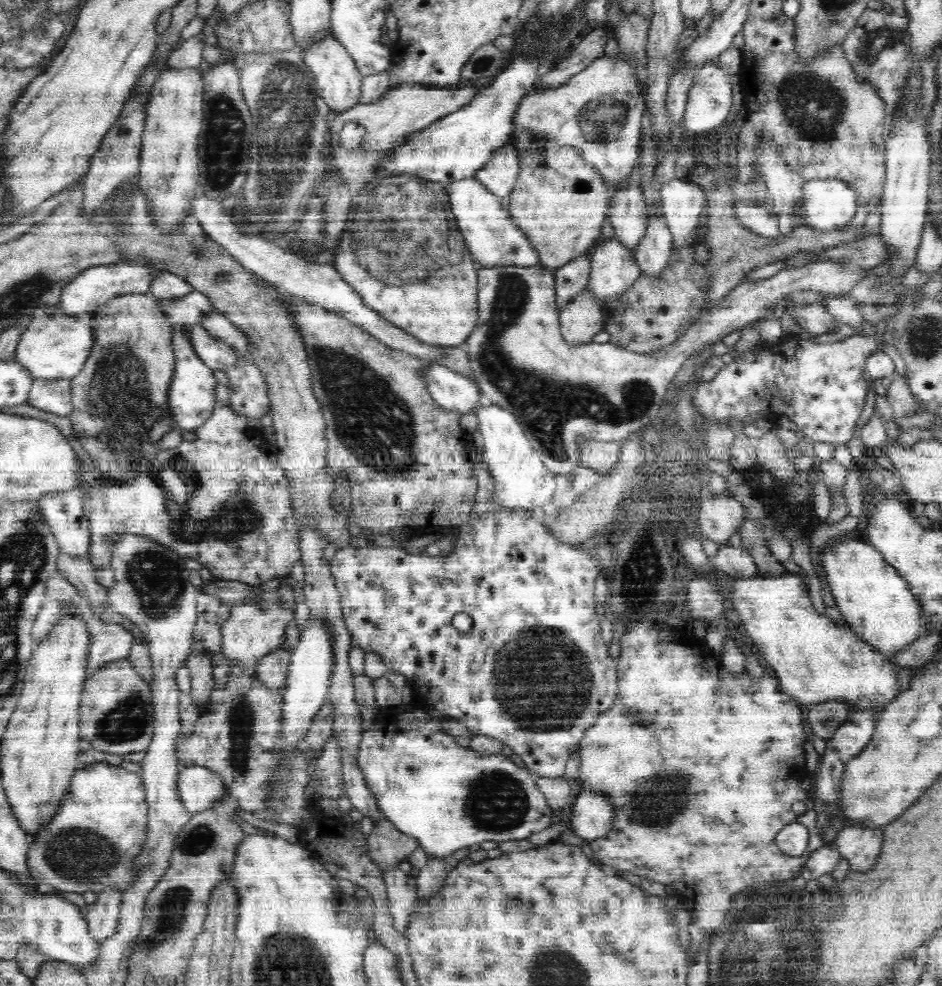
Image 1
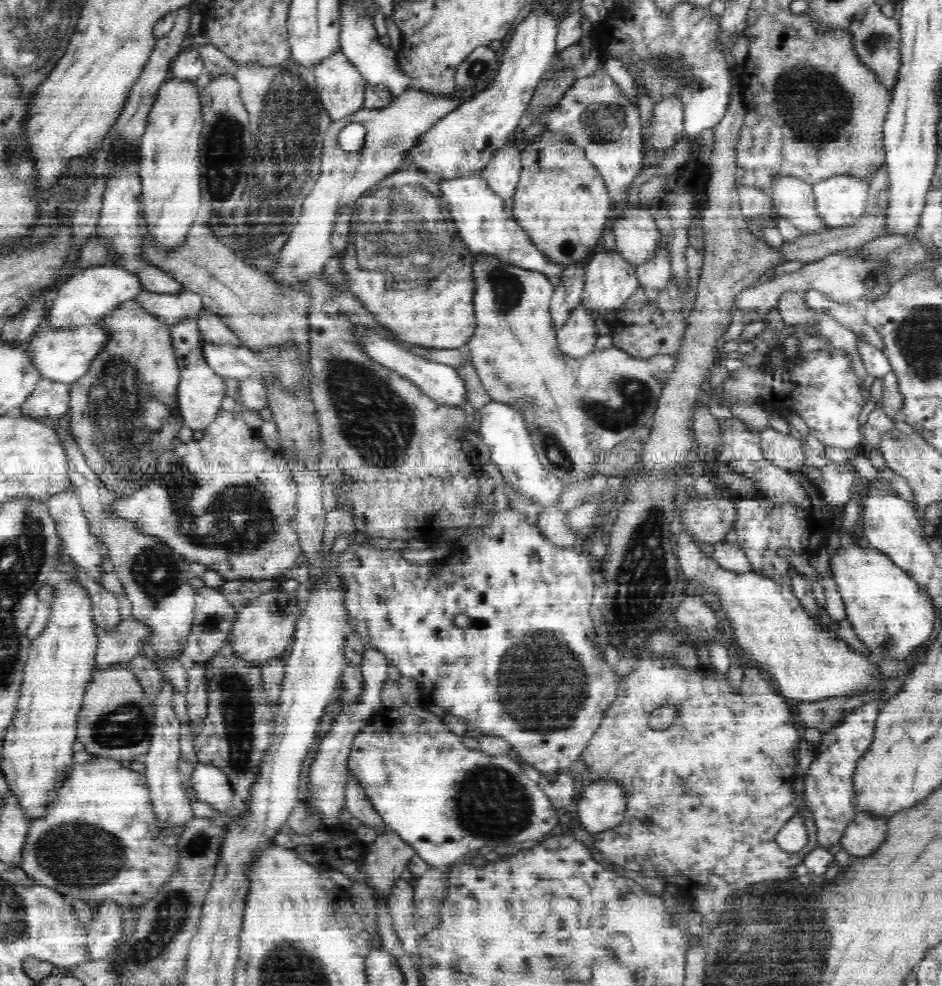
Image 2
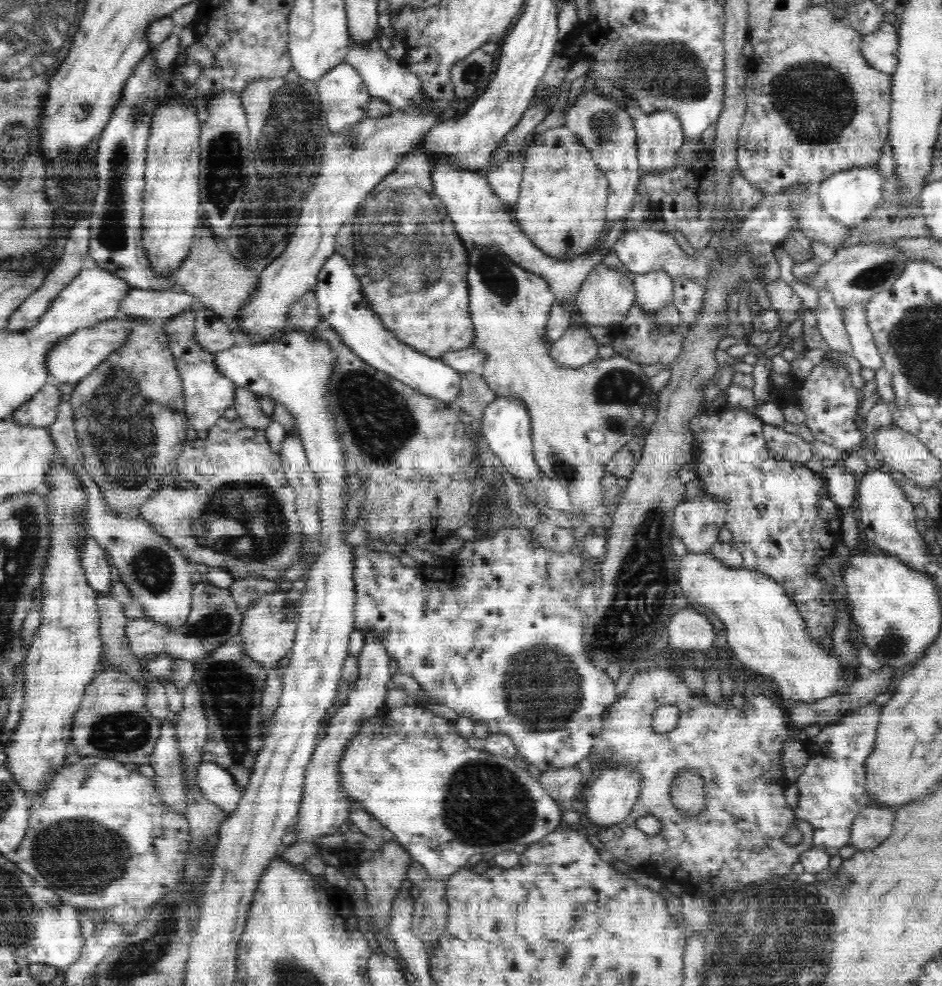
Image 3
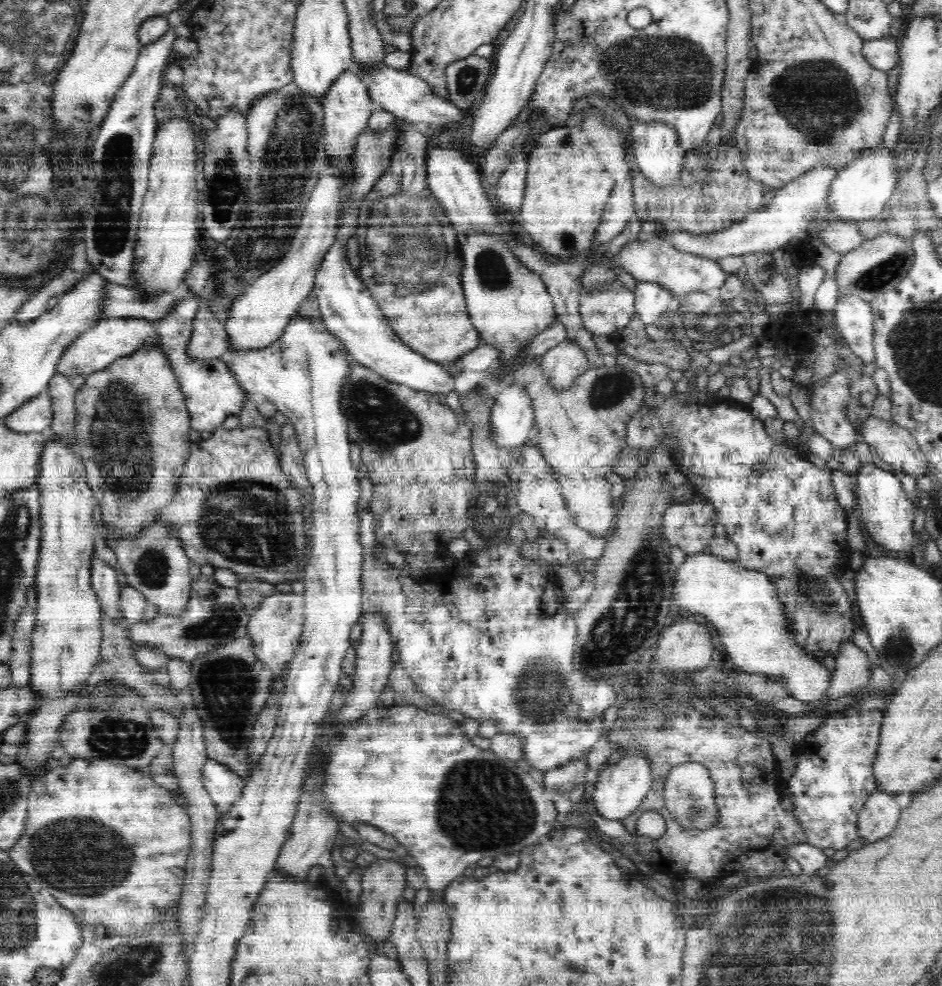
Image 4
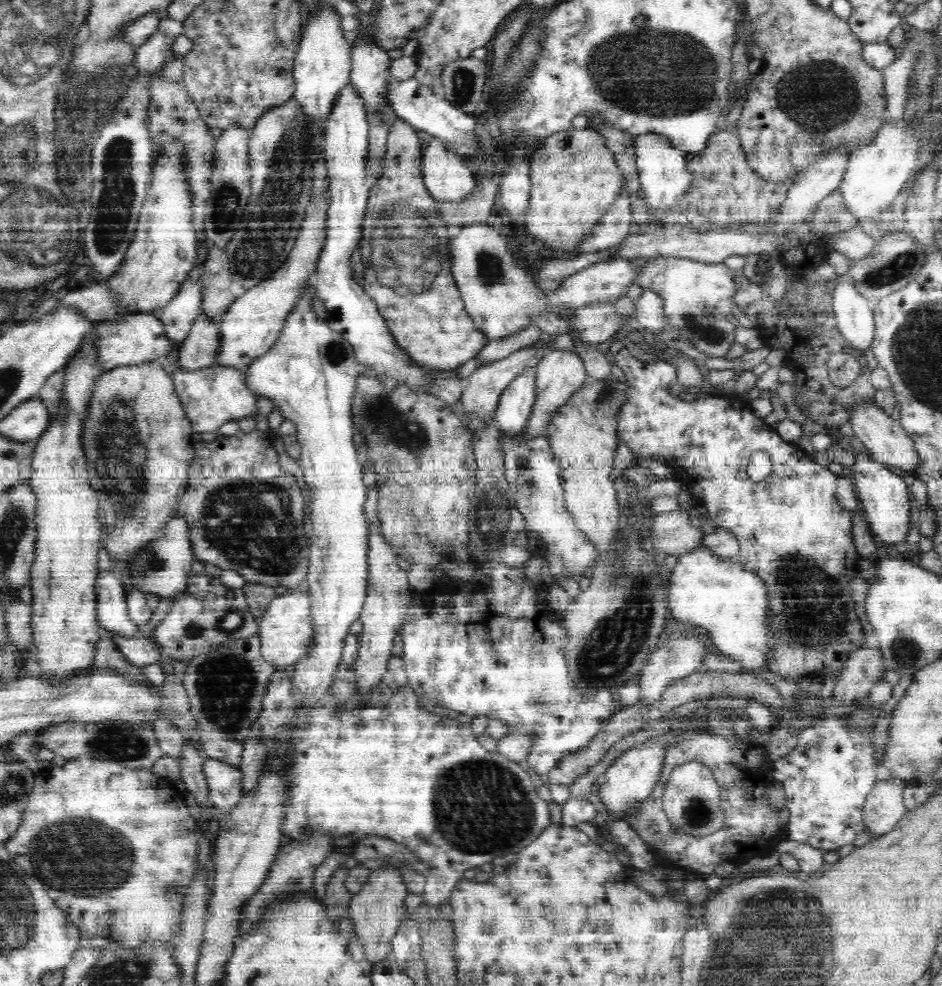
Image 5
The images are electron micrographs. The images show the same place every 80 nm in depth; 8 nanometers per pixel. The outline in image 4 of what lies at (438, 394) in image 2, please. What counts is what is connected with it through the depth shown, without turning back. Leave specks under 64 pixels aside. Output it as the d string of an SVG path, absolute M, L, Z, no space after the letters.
M361 202L344 206L344 218L340 222L336 241L326 253L325 261L318 269L312 292L316 295L322 311L323 325L332 335L338 337L354 362L377 372L388 380L416 388L424 393L446 396L455 392L454 380L440 362L434 362L403 343L392 330L386 317L380 312L372 293L363 285L360 277L352 270L346 254L348 238L355 236Z

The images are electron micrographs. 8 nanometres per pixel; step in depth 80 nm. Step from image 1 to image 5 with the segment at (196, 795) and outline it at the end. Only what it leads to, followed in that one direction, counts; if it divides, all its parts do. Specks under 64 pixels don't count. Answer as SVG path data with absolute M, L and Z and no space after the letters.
M209 758L203 764L203 773L210 789L211 804L214 804L222 815L230 813L243 797L241 770Z

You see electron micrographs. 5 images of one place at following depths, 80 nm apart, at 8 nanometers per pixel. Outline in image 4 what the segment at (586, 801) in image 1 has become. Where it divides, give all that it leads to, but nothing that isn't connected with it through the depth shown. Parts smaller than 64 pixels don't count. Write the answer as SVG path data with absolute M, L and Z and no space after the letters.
M643 756L616 759L600 769L597 783L589 788L587 799L598 815L608 820L622 821L642 804L643 798L650 791L652 781L649 760L645 760Z

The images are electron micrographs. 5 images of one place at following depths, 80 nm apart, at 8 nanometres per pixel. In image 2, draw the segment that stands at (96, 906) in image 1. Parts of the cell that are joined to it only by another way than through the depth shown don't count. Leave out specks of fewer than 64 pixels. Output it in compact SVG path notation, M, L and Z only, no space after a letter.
M106 900L94 908L91 924L87 930L89 960L104 958L112 950L112 944L122 938L123 915L119 904Z

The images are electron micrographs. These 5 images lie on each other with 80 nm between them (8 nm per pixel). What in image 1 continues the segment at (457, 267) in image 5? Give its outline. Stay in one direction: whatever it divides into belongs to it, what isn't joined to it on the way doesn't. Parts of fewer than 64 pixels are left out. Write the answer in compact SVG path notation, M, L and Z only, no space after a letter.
M820 260L820 262L814 262L812 264L806 264L806 266L800 266L800 268L789 268L778 272L776 275L756 282L748 281L747 283L740 284L736 288L732 288L720 302L712 304L712 307L706 311L699 322L694 323L685 333L674 342L662 348L662 350L654 351L653 353L643 355L626 350L619 346L614 346L612 343L594 343L586 342L579 346L573 346L573 343L565 342L565 339L561 335L561 320L559 317L560 309L557 308L556 290L555 290L555 277L553 271L544 268L542 266L536 267L522 267L522 266L494 266L490 268L479 267L477 269L477 281L479 286L478 291L478 320L477 325L474 327L472 334L466 338L466 344L468 344L468 354L470 359L470 370L474 373L474 379L479 385L480 391L484 395L487 403L495 403L496 406L512 413L514 417L518 419L518 423L522 425L526 438L529 439L529 443L534 447L534 450L538 454L538 457L542 459L542 463L547 470L550 470L554 475L560 475L564 477L570 477L573 471L581 466L578 452L578 438L585 438L585 440L601 440L602 442L624 442L624 440L633 432L640 430L640 428L648 427L651 423L654 423L653 418L657 418L658 421L662 416L662 408L666 404L666 390L670 386L670 381L673 380L675 374L680 370L682 363L692 354L702 350L704 346L708 346L711 343L720 341L724 336L728 336L733 330L741 329L747 324L757 322L758 318L764 318L768 314L768 310L774 306L780 299L784 299L790 292L798 292L798 290L812 290L812 292L822 292L822 294L829 294L829 296L844 296L848 290L852 290L860 280L864 280L868 274L857 267L856 270L852 270L850 266L844 264L837 264L830 260Z

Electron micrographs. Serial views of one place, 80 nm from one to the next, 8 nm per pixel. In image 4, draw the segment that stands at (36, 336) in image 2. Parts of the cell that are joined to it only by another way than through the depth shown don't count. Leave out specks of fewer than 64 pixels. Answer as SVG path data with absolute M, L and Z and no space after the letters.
M102 318L96 325L85 330L62 352L55 363L55 373L74 380L86 377L94 371L110 366L116 358L130 355L140 345L151 345L159 335L154 333L154 322L142 318Z

